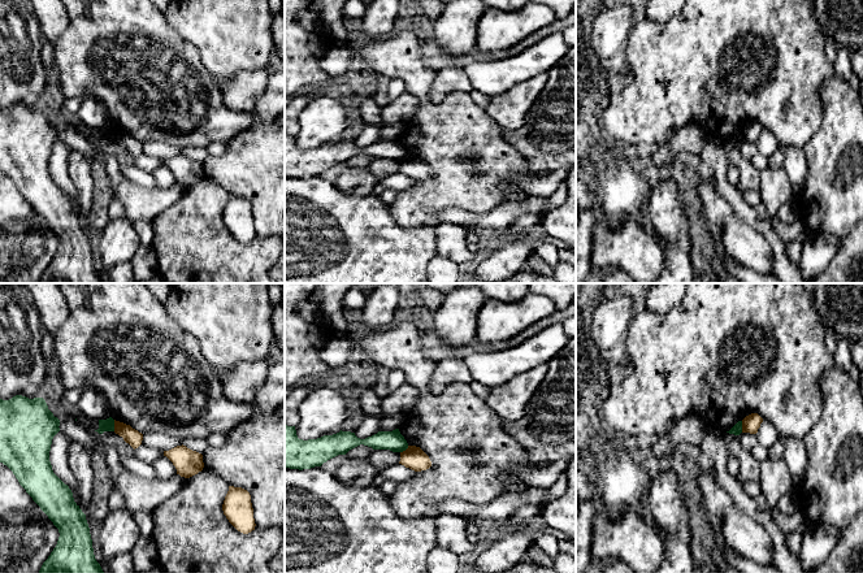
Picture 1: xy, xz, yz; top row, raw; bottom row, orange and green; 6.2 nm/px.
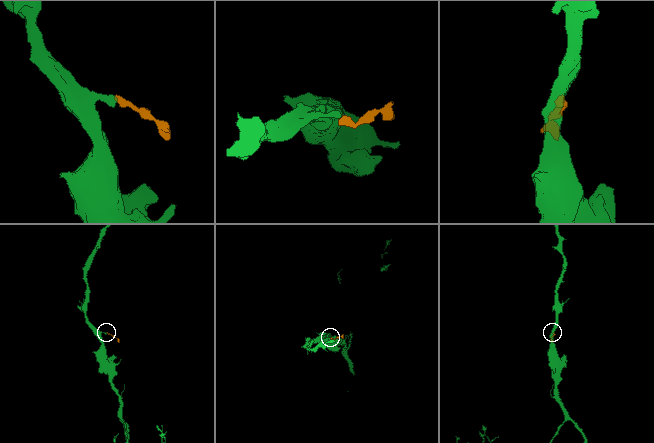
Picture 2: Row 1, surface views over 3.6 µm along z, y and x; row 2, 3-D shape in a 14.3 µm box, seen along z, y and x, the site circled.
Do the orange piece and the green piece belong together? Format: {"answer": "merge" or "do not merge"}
{"answer": "do not merge"}

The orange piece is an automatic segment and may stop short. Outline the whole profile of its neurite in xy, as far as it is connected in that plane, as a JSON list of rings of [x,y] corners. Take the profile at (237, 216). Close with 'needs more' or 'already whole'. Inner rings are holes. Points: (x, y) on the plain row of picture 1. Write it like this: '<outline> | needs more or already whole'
[[[229,195],[222,220],[229,231],[240,242],[248,243],[255,239],[253,217],[251,204],[242,196]]] | already whole

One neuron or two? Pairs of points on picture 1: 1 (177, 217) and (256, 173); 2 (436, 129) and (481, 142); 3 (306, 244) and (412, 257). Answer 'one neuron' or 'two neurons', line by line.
1: two neurons
2: one neuron
3: one neuron

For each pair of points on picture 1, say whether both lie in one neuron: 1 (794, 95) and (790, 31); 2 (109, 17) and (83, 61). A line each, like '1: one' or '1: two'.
1: one
2: one

